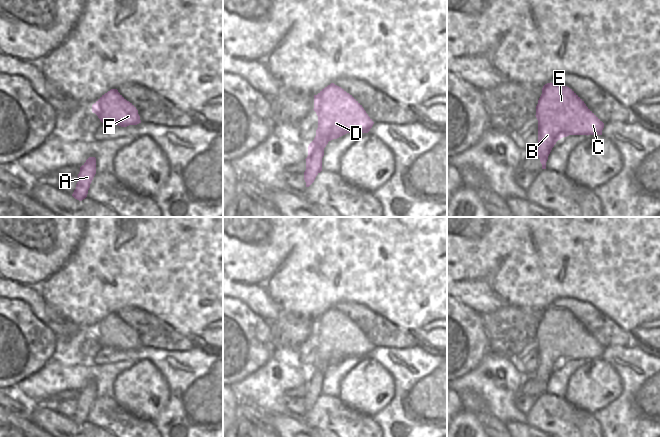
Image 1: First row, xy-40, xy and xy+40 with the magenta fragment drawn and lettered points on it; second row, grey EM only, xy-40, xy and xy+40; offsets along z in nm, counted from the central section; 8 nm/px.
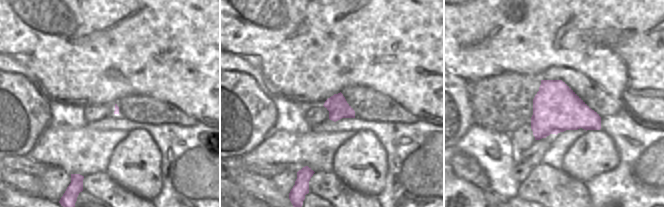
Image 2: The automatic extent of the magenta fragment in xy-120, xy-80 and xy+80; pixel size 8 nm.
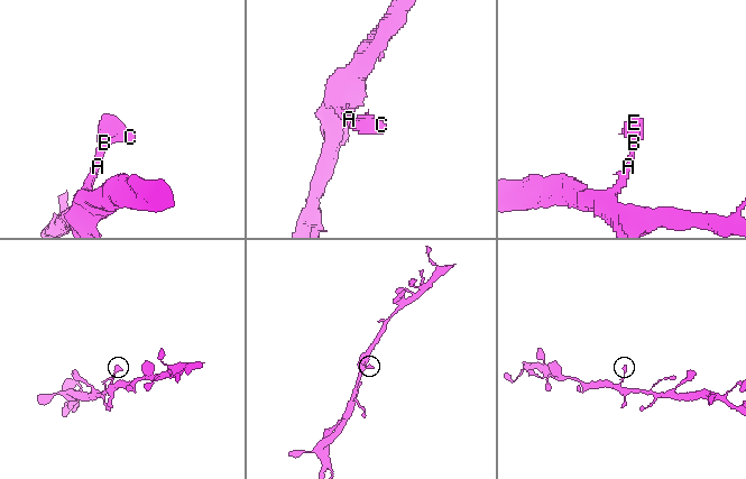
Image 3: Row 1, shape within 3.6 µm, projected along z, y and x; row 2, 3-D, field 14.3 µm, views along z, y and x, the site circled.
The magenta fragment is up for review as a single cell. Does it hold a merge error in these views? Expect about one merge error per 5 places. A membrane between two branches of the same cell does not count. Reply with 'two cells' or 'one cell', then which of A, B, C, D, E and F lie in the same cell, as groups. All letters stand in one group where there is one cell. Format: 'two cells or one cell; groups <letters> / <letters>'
one cell; groups A B C D E F

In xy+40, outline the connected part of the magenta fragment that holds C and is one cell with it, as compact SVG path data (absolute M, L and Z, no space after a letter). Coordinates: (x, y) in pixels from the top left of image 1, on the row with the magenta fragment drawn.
M547 83L536 106L538 144L531 152L546 169L548 156L558 140L569 135L602 135L604 123L569 87Z

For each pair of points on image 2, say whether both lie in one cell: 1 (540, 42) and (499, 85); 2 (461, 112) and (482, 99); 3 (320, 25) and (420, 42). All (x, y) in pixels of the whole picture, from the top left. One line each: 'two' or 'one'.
1: two
2: two
3: one

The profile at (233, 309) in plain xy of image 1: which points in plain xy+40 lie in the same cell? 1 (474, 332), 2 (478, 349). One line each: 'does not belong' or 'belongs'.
1: belongs
2: belongs

